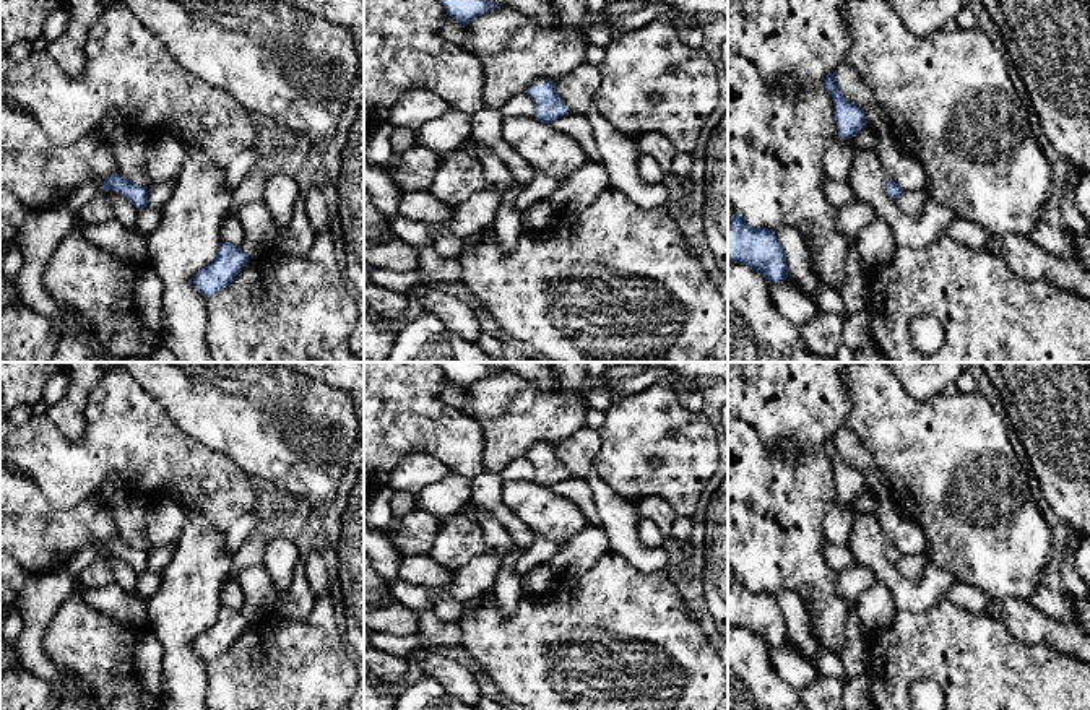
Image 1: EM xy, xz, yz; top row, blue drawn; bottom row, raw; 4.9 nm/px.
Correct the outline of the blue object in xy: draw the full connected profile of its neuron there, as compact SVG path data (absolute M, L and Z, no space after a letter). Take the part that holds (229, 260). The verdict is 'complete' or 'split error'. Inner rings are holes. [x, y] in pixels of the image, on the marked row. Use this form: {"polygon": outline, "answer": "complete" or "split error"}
{"polygon": "M221 242L214 260L201 268L192 284L205 297L224 291L247 265L249 257L240 247Z", "answer": "complete"}

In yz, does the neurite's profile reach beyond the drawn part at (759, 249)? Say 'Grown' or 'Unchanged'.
Unchanged

